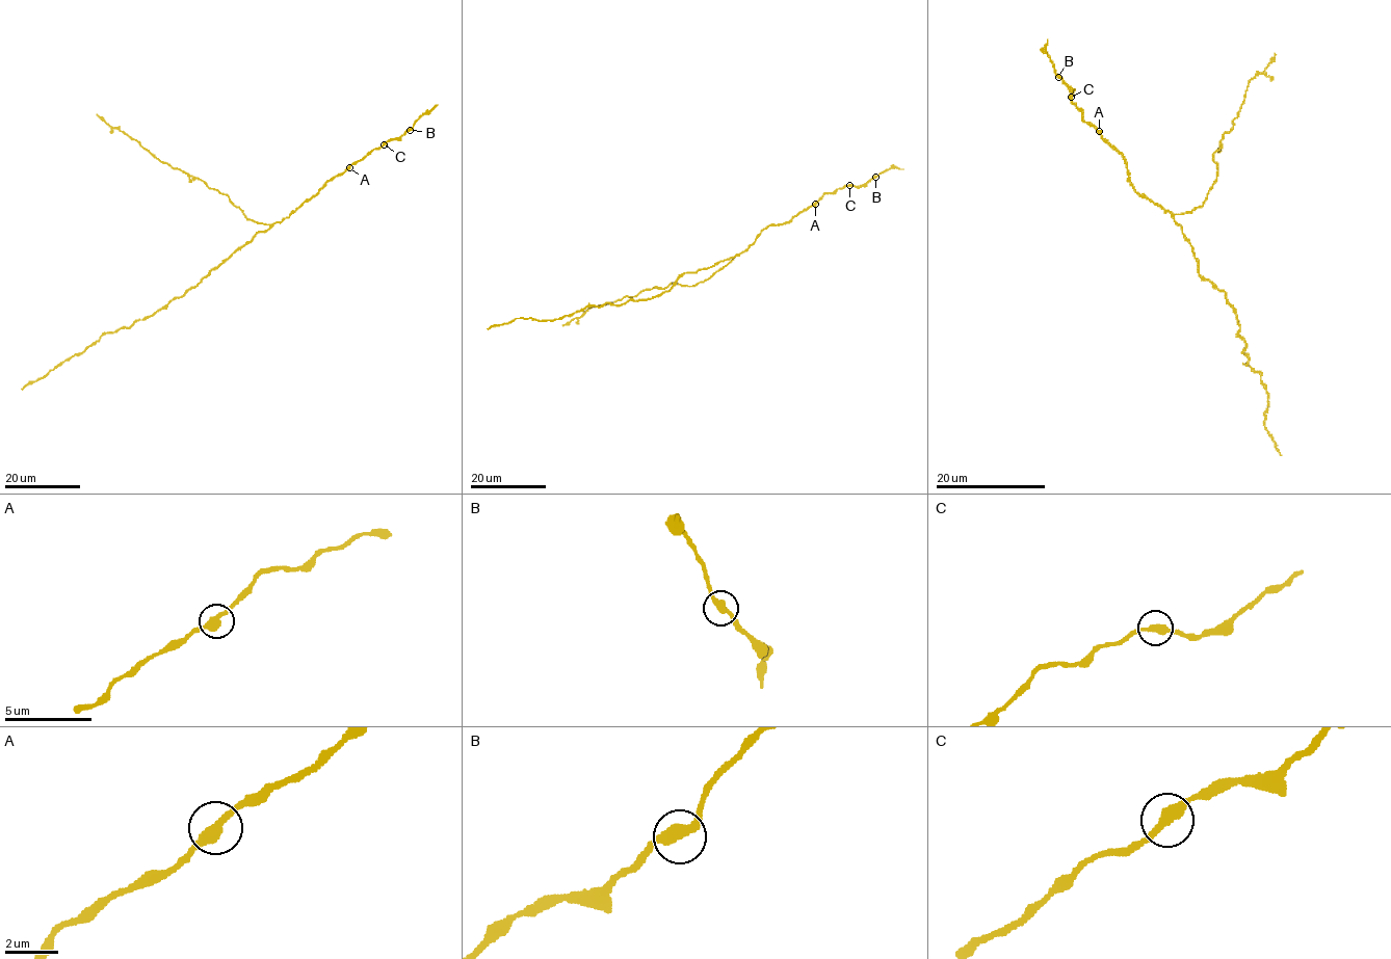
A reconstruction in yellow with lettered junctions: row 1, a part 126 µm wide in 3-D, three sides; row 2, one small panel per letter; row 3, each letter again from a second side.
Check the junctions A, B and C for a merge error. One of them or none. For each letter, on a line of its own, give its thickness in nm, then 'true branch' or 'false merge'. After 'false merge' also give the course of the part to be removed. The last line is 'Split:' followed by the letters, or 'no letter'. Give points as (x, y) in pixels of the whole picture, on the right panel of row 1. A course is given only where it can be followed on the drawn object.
A: 400 nm | true branch
B: 360 nm | true branch
C: 380 nm | true branch
Split: no letter

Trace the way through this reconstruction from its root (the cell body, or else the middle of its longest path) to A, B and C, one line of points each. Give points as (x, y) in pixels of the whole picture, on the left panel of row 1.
A: (237, 249), (258, 232), (287, 218), (326, 181), (348, 167)
B: (237, 249), (258, 232), (287, 218), (326, 181), (374, 149), (398, 139), (410, 130)
C: (237, 249), (258, 232), (287, 218), (326, 181), (384, 144)

